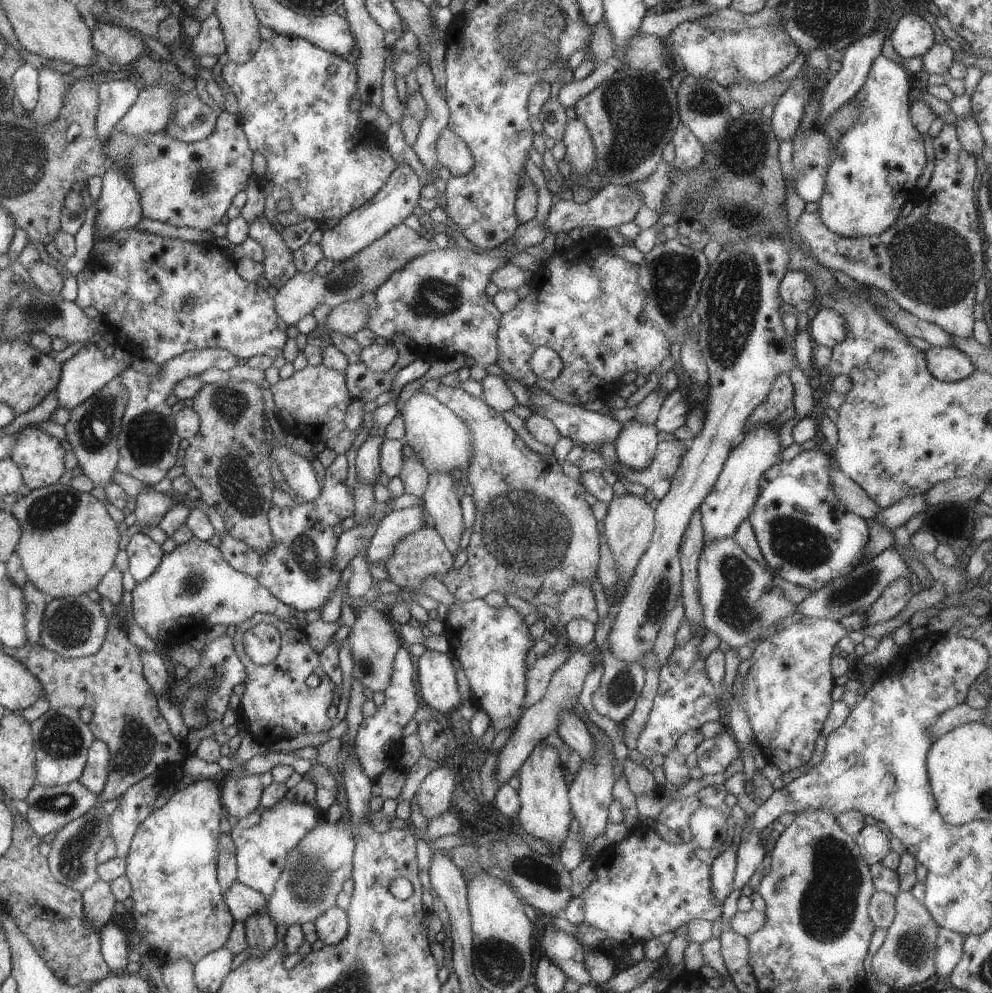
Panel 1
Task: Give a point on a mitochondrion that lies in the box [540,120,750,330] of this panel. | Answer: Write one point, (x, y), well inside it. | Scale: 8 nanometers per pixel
(673, 275)

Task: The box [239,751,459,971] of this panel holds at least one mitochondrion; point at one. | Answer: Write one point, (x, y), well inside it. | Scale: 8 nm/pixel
(313, 875)

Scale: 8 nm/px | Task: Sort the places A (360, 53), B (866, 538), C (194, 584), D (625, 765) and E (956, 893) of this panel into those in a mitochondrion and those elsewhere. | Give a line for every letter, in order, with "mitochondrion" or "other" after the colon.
A: other
B: other
C: mitochondrion
D: other
E: other

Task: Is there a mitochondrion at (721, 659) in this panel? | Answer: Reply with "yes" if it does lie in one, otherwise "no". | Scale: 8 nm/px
no

